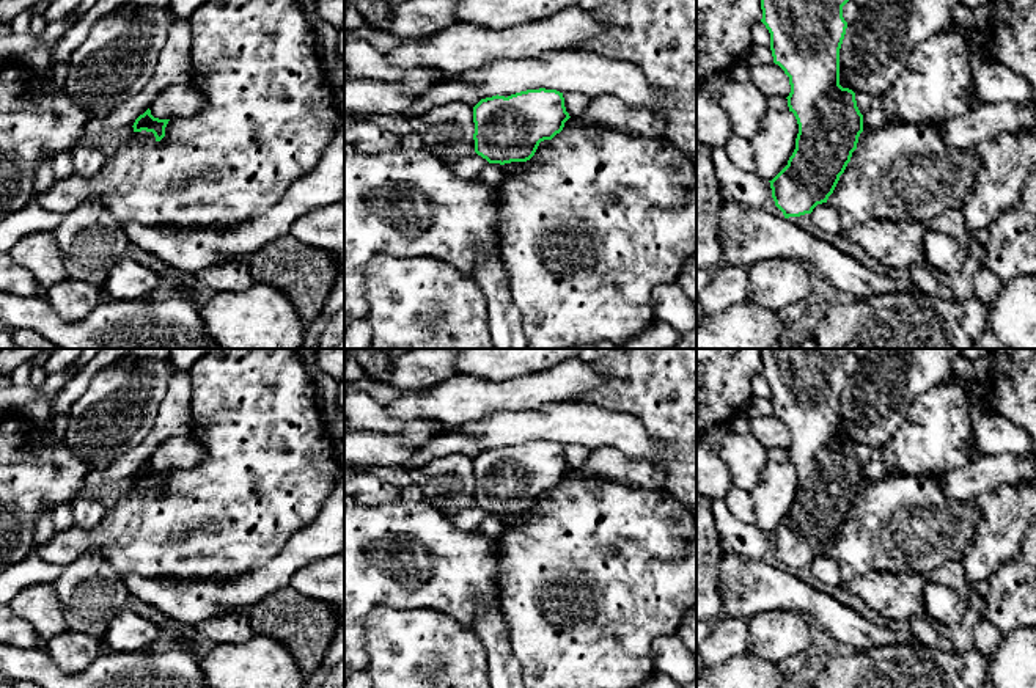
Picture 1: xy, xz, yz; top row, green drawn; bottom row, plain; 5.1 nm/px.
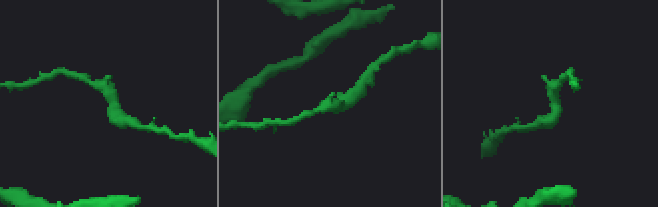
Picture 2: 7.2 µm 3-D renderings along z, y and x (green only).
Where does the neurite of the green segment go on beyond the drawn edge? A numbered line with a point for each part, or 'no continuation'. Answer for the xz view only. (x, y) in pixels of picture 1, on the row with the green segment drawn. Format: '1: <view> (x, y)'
no continuation

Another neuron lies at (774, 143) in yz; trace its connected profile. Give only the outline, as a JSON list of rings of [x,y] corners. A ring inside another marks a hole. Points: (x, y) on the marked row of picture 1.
[[[769,108],[758,134],[751,138],[751,171],[766,181],[772,181],[786,165],[795,149],[799,124],[792,112]]]

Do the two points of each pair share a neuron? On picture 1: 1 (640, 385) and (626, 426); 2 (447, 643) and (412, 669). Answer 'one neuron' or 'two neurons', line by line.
1: two neurons
2: one neuron

